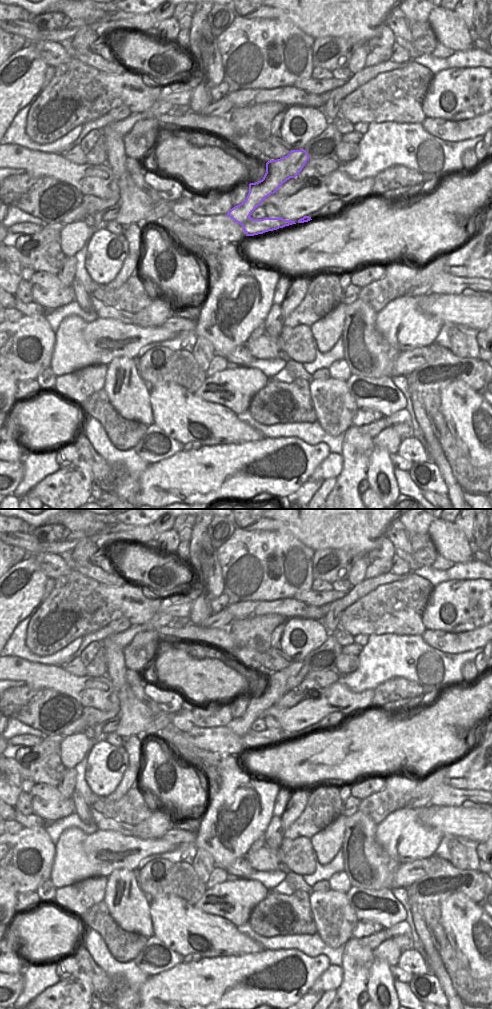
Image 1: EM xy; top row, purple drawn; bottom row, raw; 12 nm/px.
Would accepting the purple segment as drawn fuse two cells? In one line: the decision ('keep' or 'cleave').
cleave

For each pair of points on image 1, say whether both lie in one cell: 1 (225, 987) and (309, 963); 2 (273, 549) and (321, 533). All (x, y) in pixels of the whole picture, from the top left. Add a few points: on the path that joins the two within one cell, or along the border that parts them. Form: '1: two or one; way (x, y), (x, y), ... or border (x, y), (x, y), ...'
1: one; way (246, 975), (288, 955)
2: two; border (276, 531), (288, 531), (314, 550)

